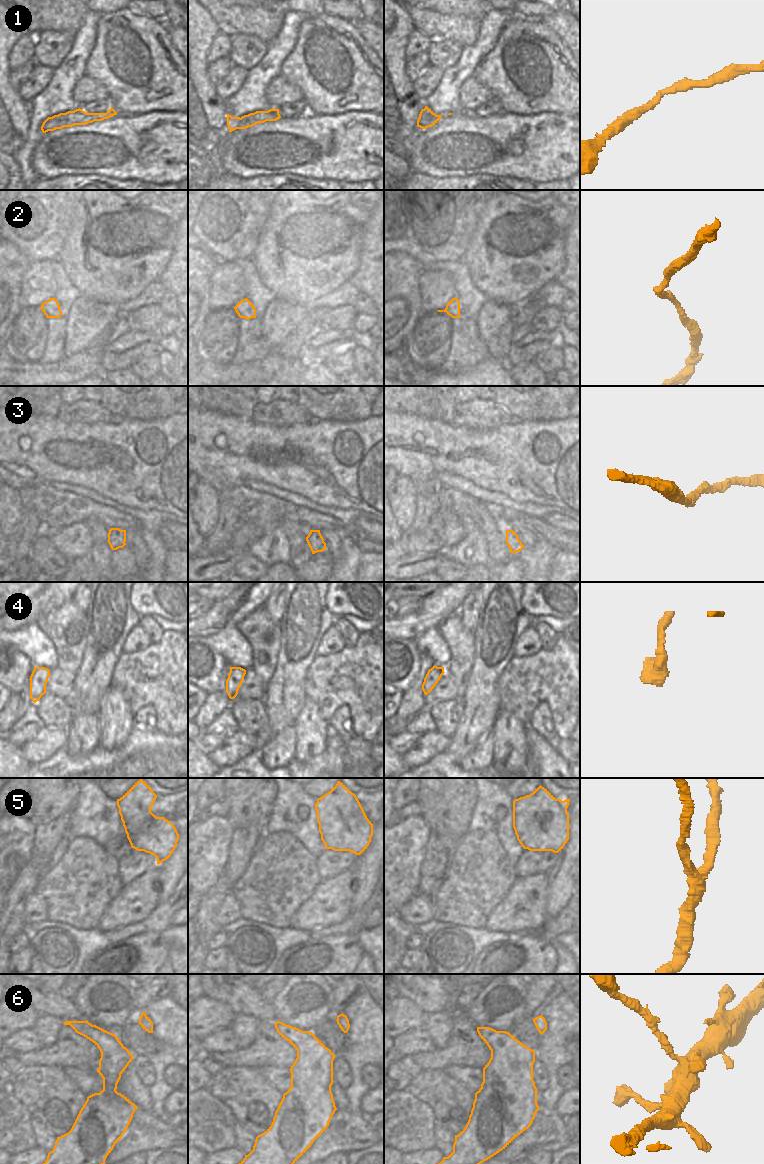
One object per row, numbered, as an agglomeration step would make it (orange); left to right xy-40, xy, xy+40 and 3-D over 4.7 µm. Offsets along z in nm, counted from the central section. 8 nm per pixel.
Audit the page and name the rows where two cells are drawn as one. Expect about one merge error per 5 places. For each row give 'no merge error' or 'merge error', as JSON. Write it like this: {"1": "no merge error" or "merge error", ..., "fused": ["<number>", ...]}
{"1": "no merge error", "2": "no merge error", "3": "no merge error", "4": "no merge error", "5": "no merge error", "6": "no merge error", "fused": []}

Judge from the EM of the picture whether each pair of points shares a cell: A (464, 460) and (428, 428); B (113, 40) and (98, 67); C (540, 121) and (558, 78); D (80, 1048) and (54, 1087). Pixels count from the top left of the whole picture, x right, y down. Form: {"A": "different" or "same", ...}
{"A": "same", "B": "same", "C": "different", "D": "different"}

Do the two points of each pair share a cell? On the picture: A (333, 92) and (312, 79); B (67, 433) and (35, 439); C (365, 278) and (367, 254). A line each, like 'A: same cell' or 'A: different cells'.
A: same cell
B: same cell
C: same cell

